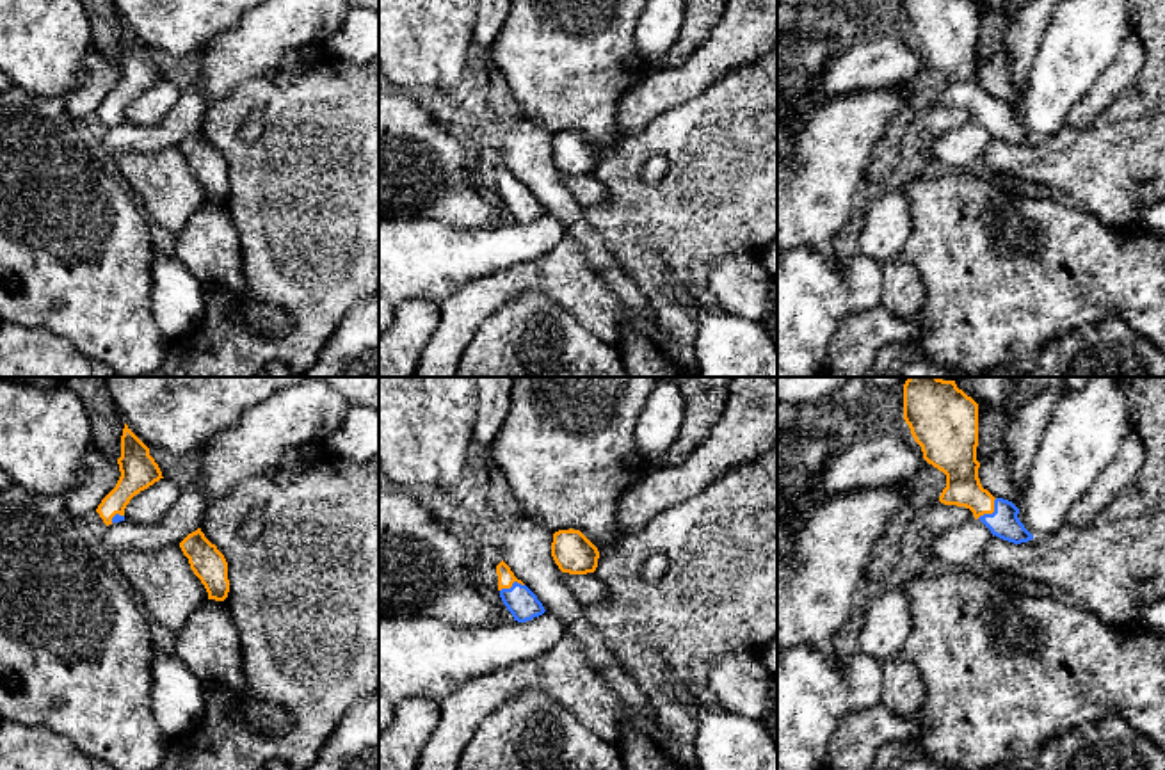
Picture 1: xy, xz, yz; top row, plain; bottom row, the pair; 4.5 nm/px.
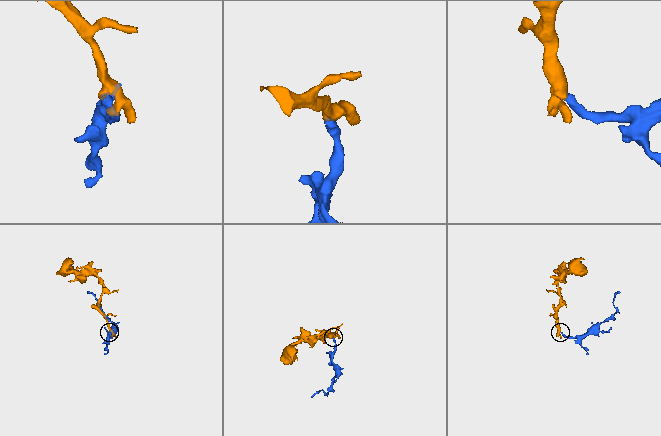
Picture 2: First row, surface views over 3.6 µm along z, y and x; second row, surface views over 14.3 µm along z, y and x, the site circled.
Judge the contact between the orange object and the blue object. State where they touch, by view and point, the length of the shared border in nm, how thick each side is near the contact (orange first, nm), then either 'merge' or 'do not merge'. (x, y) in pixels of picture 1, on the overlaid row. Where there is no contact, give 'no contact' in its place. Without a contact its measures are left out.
contact yz (991, 513); length 130 nm; calibres 160 and 140 nm; merge

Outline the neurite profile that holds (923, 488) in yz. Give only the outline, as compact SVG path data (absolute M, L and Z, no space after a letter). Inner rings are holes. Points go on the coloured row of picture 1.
M925 461L911 478L902 482L902 485L907 491L907 500L888 521L866 565L864 576L868 578L872 590L888 587L898 564L900 544L907 526L918 519L925 509L939 501L939 496L946 487L946 475Z

